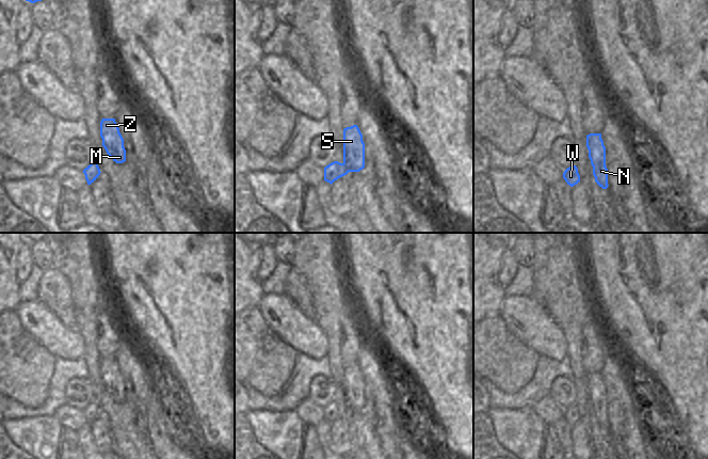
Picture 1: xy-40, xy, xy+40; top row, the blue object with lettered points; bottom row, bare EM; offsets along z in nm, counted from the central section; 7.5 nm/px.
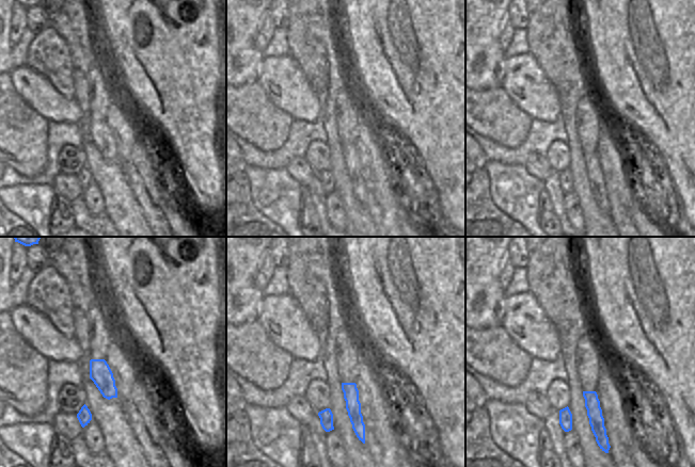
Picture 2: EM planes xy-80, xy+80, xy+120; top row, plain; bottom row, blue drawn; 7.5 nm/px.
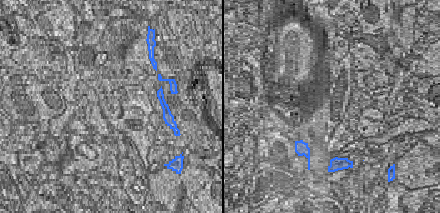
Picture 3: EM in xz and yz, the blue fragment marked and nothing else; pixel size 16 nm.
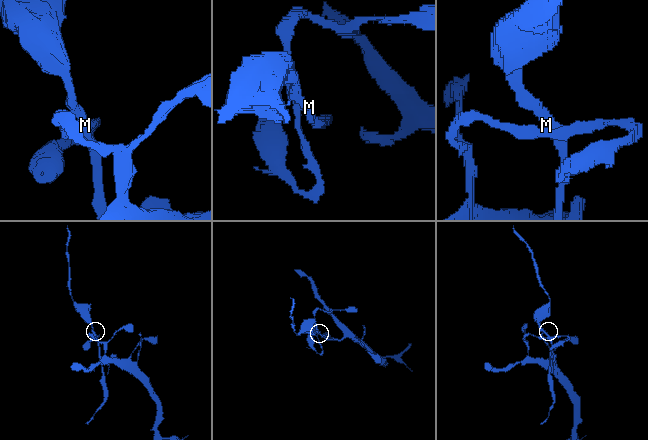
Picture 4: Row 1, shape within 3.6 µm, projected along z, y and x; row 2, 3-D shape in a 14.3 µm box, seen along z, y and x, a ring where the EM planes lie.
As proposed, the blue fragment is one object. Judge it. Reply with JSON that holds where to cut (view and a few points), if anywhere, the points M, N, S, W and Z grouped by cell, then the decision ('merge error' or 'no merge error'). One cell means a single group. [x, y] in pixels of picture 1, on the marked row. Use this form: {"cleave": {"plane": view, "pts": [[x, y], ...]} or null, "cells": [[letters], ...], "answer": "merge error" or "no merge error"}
{"cleave": {"plane": "xy", "pts": [[343, 162], [350, 171]]}, "cells": [["M", "N", "S", "Z"], ["W"]], "answer": "merge error"}

